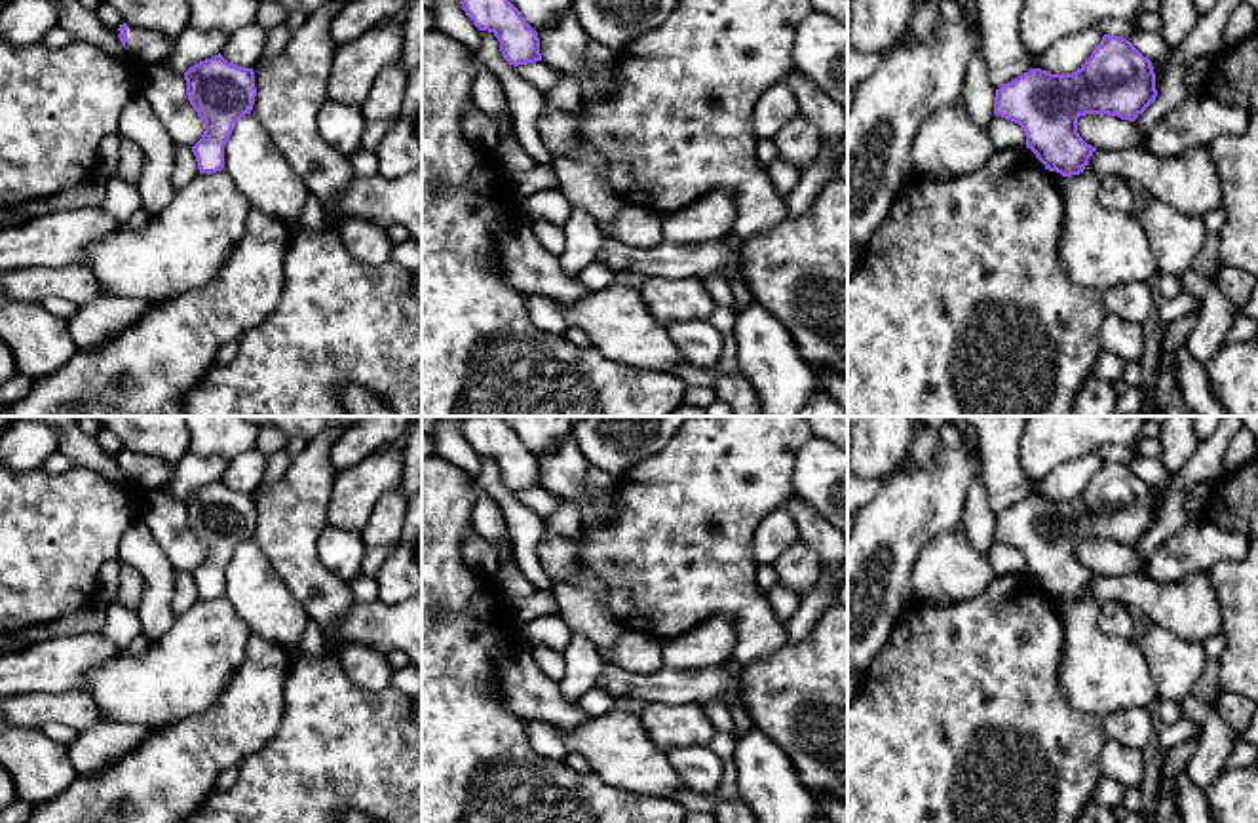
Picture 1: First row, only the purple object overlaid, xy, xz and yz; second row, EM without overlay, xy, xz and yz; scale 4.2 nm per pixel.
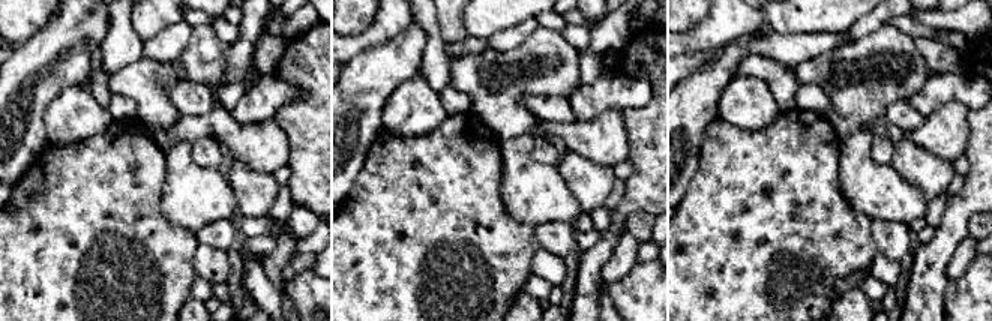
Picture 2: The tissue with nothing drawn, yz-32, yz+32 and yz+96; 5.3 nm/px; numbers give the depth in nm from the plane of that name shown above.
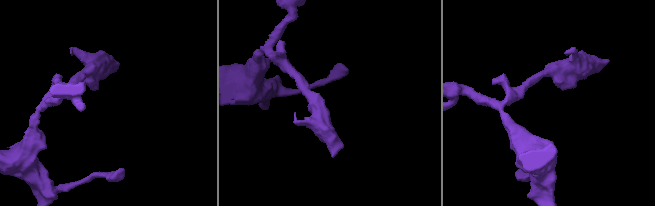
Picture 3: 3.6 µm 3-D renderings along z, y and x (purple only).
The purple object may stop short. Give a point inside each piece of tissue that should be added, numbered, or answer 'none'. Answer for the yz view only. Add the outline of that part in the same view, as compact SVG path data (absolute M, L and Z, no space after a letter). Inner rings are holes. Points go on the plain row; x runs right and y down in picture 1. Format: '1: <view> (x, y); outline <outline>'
none

